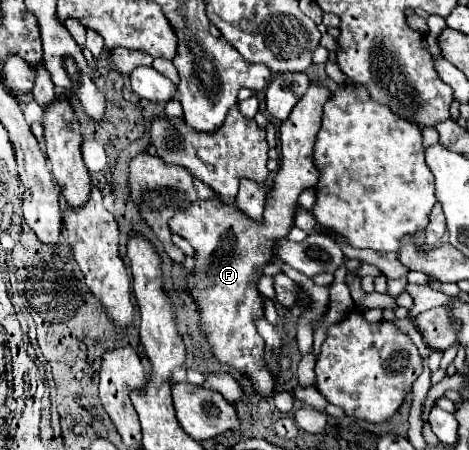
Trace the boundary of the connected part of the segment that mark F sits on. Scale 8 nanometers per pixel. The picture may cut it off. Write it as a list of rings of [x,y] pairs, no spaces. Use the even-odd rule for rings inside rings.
[[[310,84],[306,96],[298,100],[294,112],[280,126],[280,154],[282,166],[274,178],[270,196],[266,198],[264,224],[256,224],[246,218],[234,204],[222,204],[220,200],[196,200],[188,210],[174,216],[168,224],[170,230],[186,238],[196,250],[196,270],[186,274],[186,288],[192,290],[202,310],[202,334],[212,344],[212,354],[220,362],[236,366],[248,374],[260,394],[270,394],[274,380],[262,362],[264,340],[254,326],[254,318],[262,316],[262,300],[256,288],[256,280],[262,274],[262,266],[274,256],[274,244],[288,236],[294,218],[294,204],[304,188],[312,188],[318,182],[318,166],[314,164],[314,142],[320,130],[322,108],[332,98],[328,88]]]

